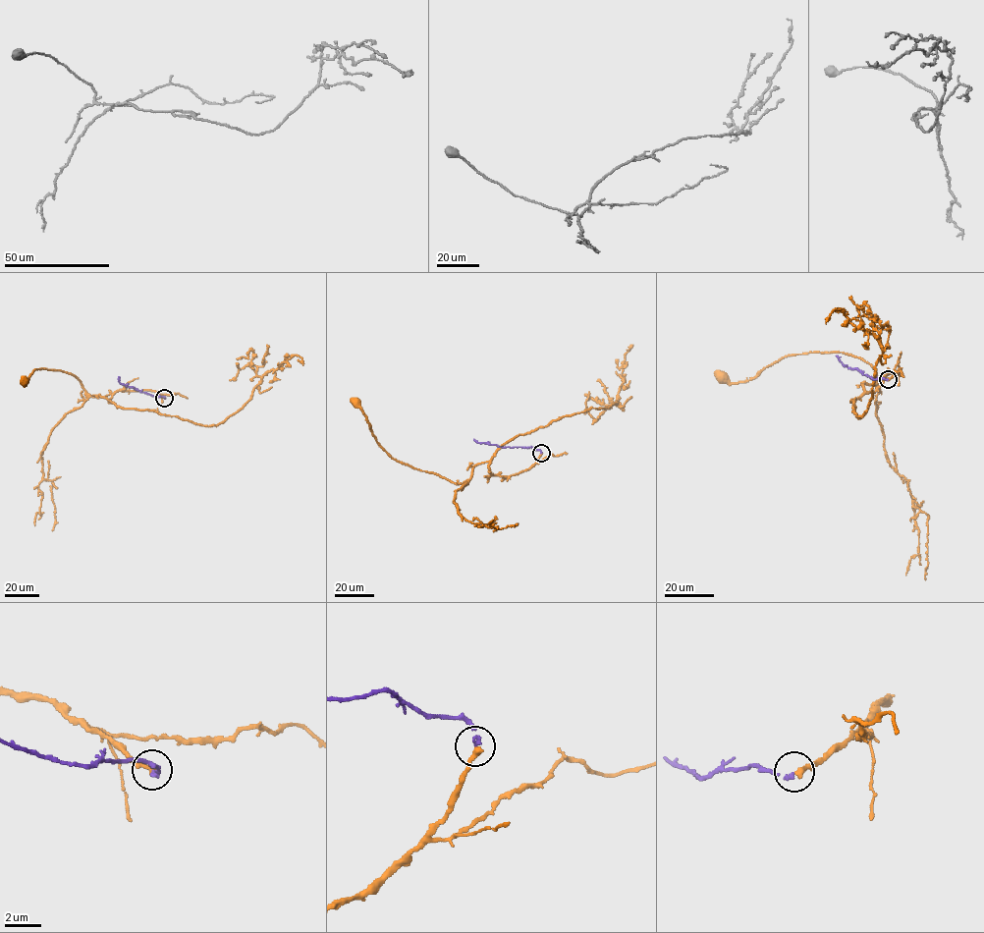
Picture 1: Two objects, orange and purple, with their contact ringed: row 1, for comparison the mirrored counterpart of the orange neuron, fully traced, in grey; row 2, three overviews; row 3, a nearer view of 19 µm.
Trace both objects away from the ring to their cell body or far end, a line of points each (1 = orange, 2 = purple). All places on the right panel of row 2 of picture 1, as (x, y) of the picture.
1: (888, 378), (900, 368), (866, 393), (874, 368), (817, 352), (745, 381), (721, 377)
2: (888, 378), (873, 379), (844, 366), (836, 356)

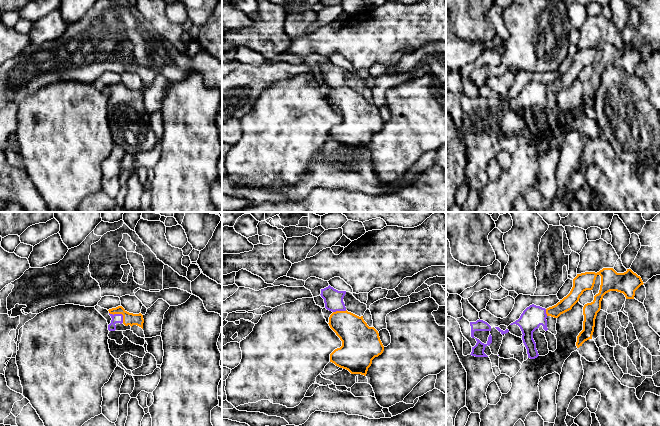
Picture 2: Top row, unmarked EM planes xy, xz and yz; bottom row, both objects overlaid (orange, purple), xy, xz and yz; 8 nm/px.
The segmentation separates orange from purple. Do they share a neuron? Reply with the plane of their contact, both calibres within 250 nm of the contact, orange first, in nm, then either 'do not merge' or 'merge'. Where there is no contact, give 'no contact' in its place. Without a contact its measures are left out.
meets orange in xy; 100 nm thick on the orange side, 80 nm on the other; merge

